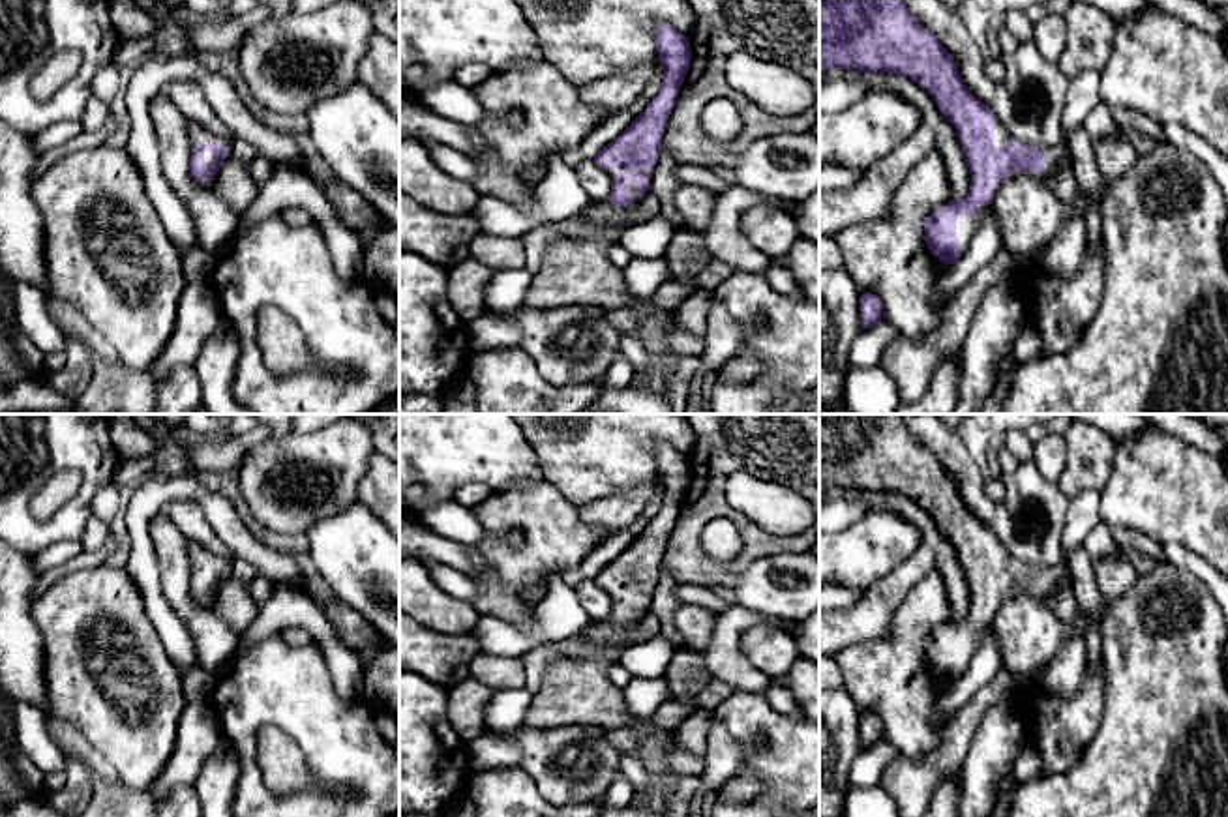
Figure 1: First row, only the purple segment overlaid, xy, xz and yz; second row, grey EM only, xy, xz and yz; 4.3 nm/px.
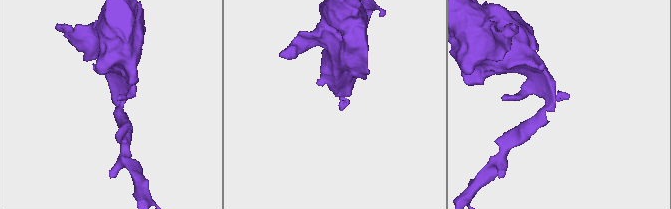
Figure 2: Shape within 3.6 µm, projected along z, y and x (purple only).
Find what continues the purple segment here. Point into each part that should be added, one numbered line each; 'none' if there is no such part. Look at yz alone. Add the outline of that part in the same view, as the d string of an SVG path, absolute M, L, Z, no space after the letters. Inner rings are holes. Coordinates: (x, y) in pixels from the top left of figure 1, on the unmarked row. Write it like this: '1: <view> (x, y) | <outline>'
1: yz (966, 647) | M979 624L977 633L969 637L964 637L960 633L956 635L956 656L960 660L962 673L967 669L967 663L971 661L975 650L979 648L984 628L986 628L984 624Z

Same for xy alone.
1: xy (197, 555) | M186 540L186 549L187 549L191 573L195 572L197 566L206 564L208 560L212 560L212 562L219 562L227 568L223 583L234 575L232 573L232 558L217 557L217 555L206 551L202 545L199 545L195 542L189 542L189 540Z

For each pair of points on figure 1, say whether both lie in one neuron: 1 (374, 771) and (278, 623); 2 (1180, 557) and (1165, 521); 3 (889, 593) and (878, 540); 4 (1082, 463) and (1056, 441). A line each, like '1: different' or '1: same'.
1: different
2: different
3: different
4: different

